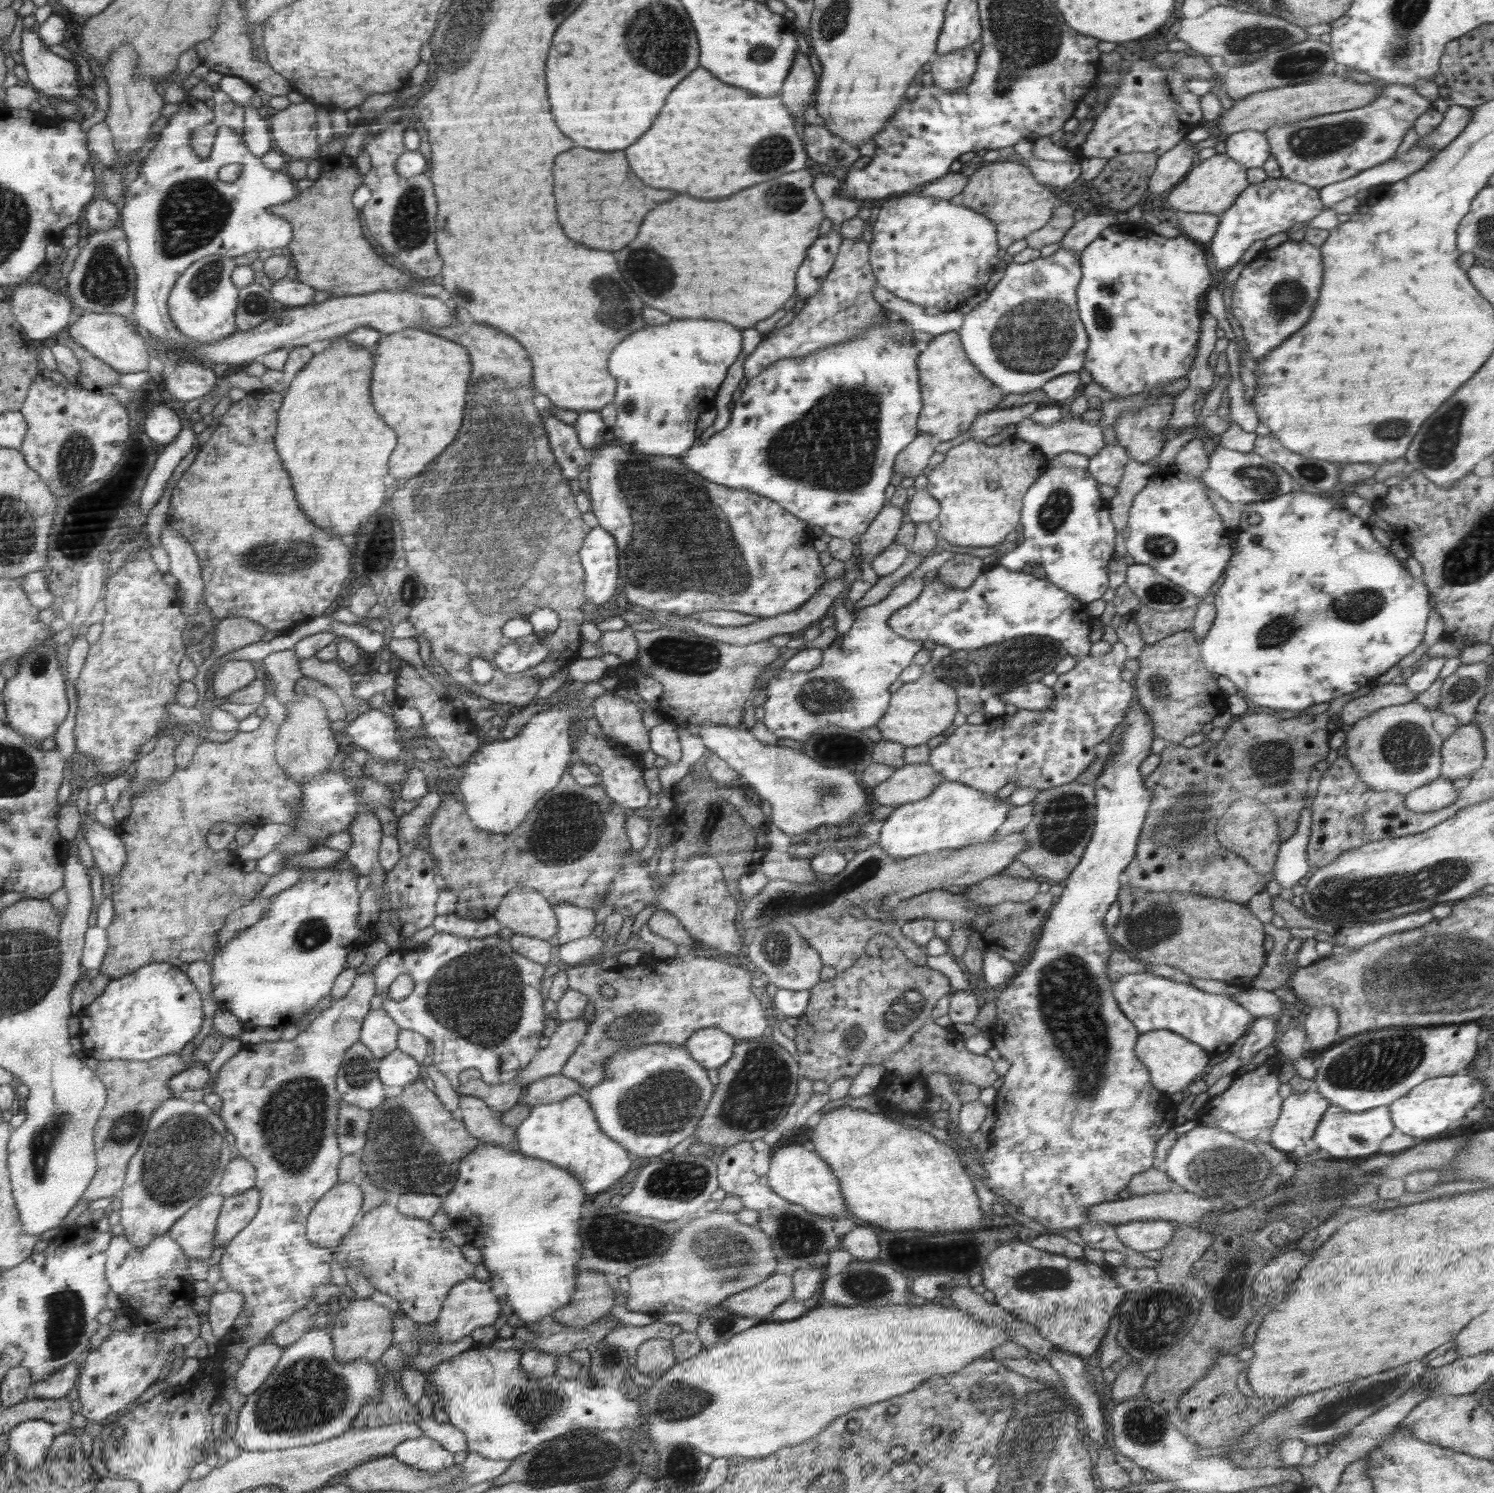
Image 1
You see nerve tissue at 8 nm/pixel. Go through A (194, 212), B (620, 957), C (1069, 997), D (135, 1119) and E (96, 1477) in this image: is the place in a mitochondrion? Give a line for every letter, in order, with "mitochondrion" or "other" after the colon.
A: mitochondrion
B: other
C: mitochondrion
D: mitochondrion
E: other

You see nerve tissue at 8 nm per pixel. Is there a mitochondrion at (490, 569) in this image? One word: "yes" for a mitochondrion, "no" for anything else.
yes

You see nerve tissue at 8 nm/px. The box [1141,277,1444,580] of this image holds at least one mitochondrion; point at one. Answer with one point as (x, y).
(1262, 479)

